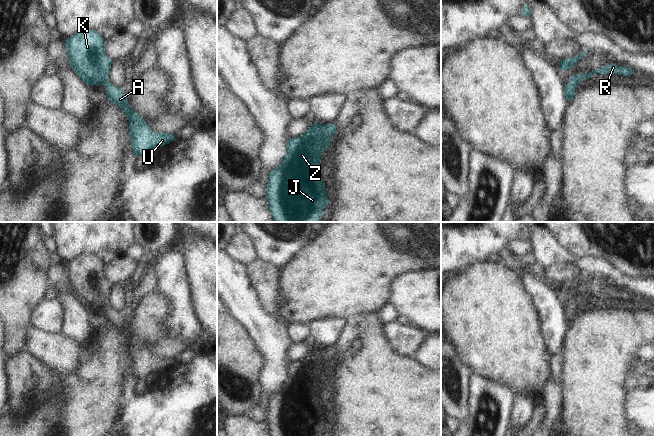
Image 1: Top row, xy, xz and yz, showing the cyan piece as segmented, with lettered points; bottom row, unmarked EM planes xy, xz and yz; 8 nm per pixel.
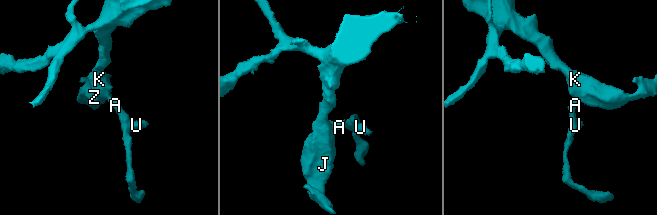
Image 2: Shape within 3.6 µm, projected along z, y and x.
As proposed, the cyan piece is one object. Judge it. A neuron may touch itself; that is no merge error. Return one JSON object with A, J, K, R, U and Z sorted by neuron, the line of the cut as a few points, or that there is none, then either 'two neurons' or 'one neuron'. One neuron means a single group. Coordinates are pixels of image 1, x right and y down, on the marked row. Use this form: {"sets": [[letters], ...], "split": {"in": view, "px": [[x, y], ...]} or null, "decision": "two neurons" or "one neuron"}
{"sets": [["A", "J", "K", "R", "U", "Z"]], "split": null, "decision": "one neuron"}

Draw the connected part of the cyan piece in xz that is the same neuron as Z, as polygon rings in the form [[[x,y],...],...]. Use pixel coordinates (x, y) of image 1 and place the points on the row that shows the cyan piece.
[[[313,122],[306,133],[290,138],[287,153],[281,164],[269,172],[267,200],[275,222],[320,222],[329,199],[320,176],[321,153],[326,151],[331,136],[336,134],[336,124]]]

